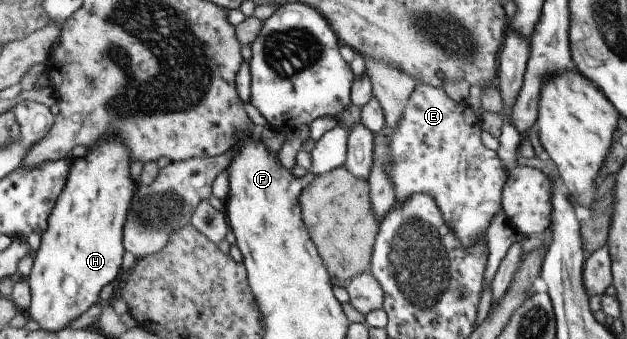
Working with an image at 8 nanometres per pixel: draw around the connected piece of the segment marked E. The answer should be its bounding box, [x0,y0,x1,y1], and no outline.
[386,83,507,251]

